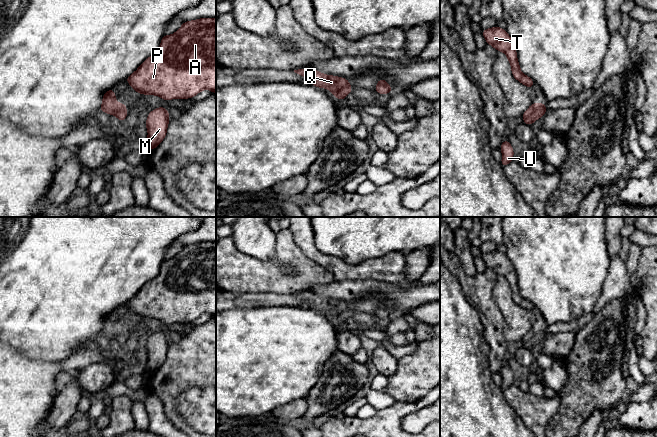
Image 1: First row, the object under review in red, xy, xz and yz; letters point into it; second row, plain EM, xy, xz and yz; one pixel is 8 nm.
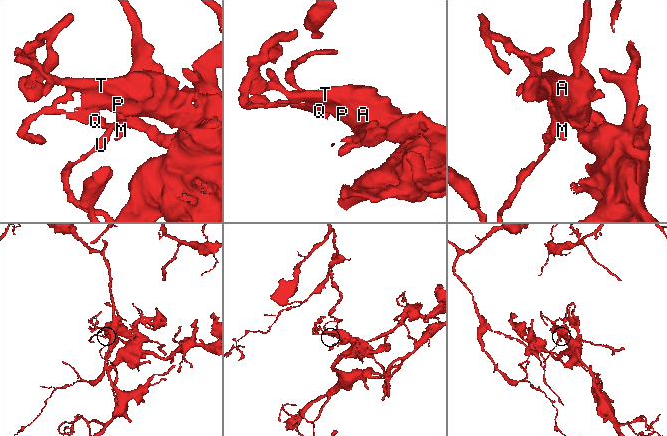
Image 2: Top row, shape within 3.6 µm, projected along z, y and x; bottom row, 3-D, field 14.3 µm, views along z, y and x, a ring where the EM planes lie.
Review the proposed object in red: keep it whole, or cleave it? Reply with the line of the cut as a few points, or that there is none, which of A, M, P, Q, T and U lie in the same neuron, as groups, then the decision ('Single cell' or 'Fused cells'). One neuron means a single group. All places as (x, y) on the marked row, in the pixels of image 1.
Split along yz (544, 107), (533, 111), (523, 118). Groups: A P Q T / M U. Fused cells

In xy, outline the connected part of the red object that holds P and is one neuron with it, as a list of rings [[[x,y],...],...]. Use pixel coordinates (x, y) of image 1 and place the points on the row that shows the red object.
[[[216,18],[186,21],[172,35],[164,35],[158,51],[148,57],[124,82],[144,95],[157,95],[163,100],[193,98],[204,89],[216,93]]]

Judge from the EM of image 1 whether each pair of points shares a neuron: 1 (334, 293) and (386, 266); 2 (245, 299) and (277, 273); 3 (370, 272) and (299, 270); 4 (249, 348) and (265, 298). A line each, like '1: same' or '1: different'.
1: different
2: different
3: different
4: different

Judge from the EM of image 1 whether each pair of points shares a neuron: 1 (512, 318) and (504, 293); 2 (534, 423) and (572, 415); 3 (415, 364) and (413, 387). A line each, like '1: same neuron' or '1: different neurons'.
1: same neuron
2: different neurons
3: same neuron

